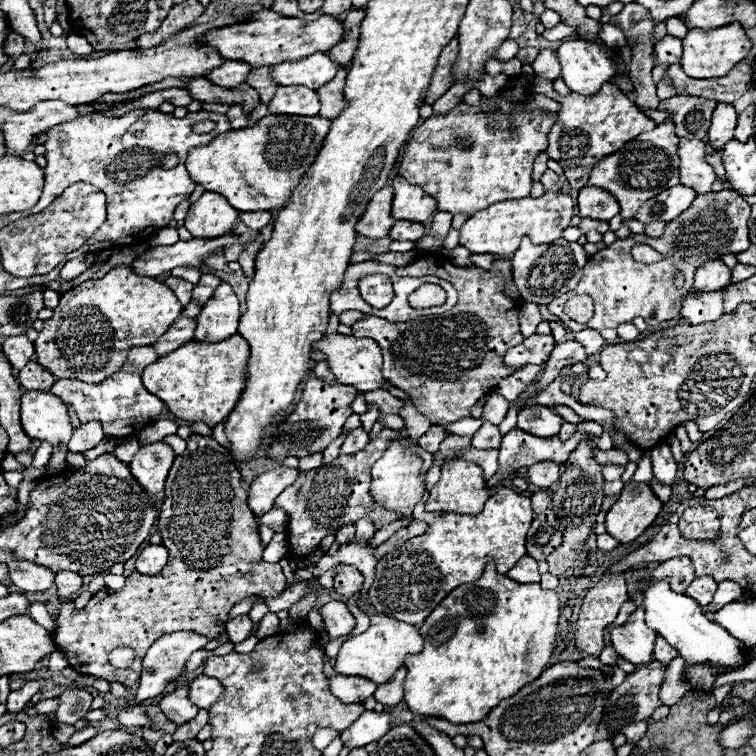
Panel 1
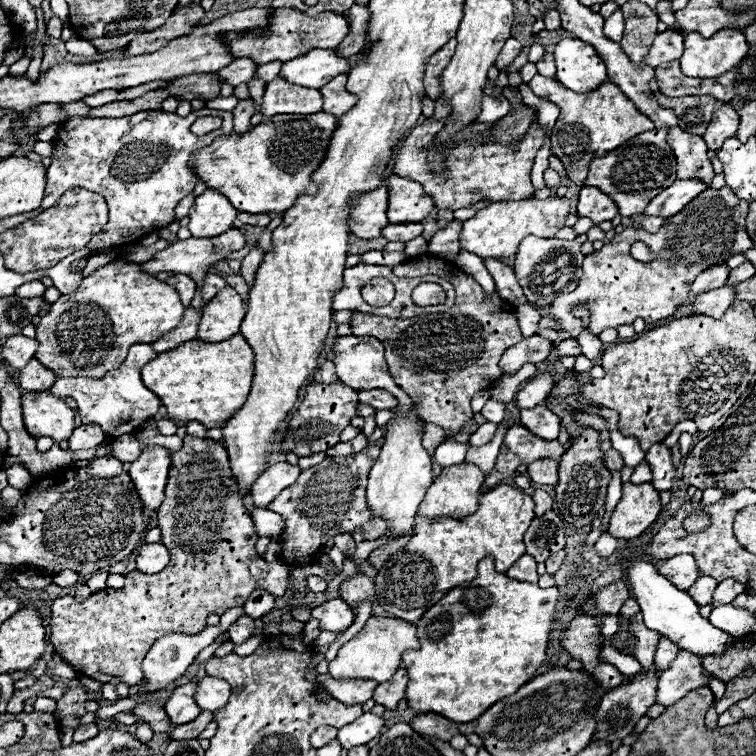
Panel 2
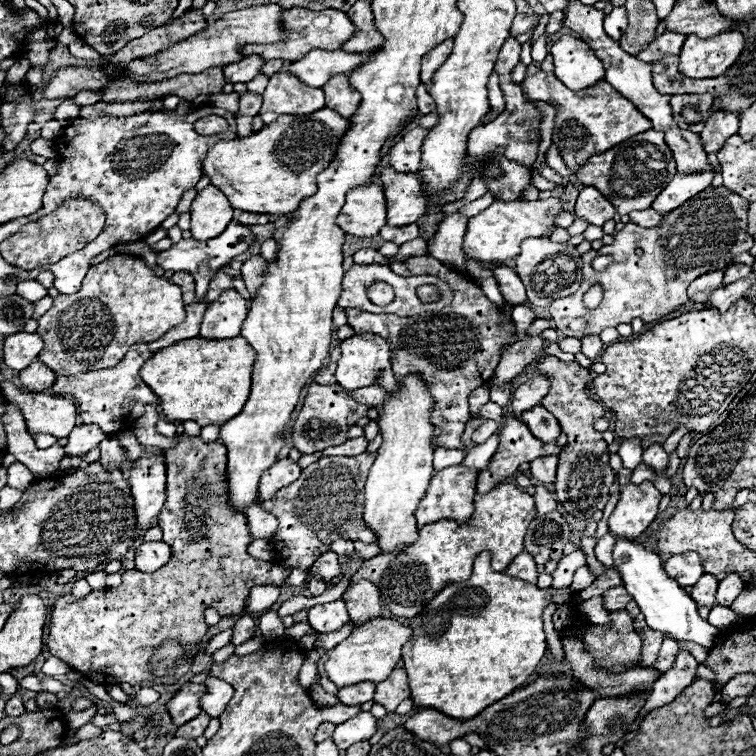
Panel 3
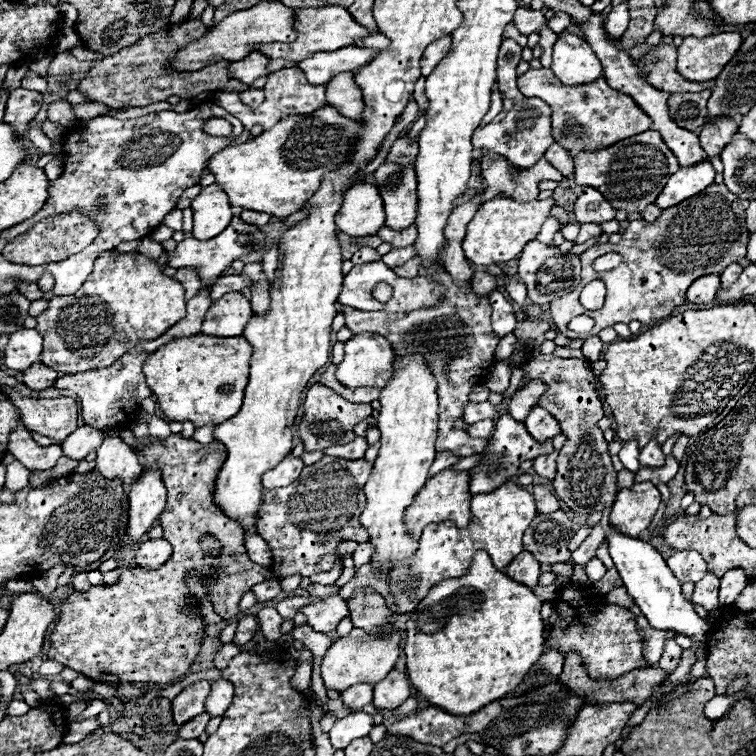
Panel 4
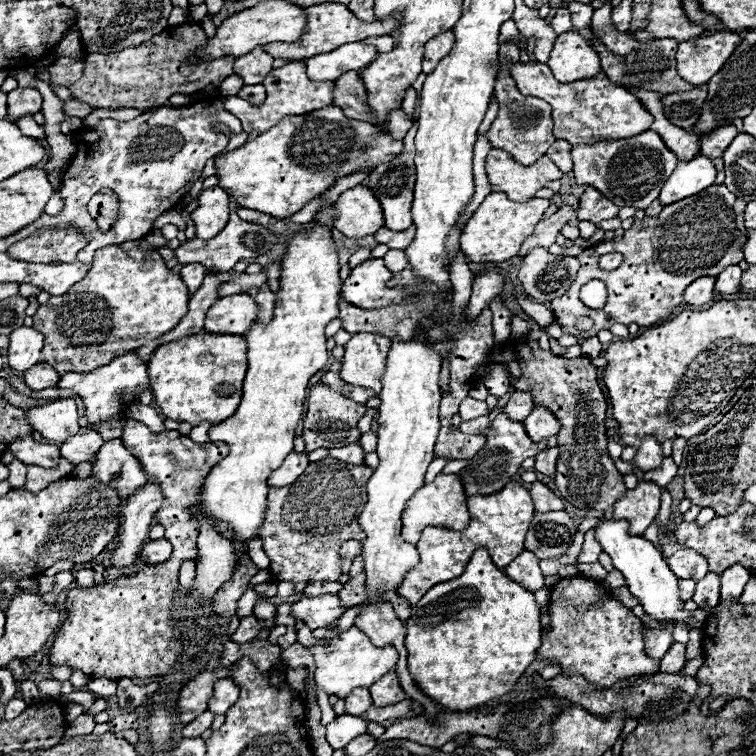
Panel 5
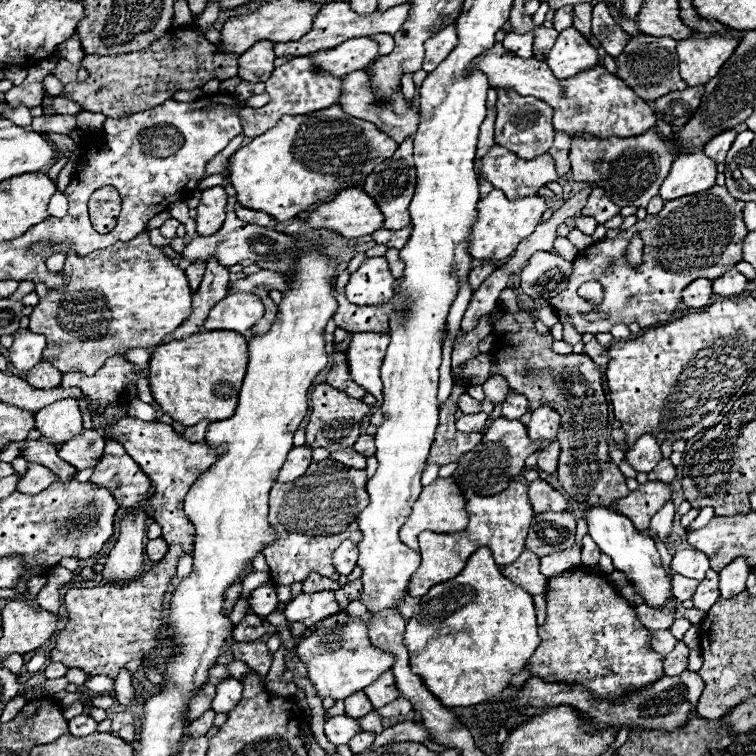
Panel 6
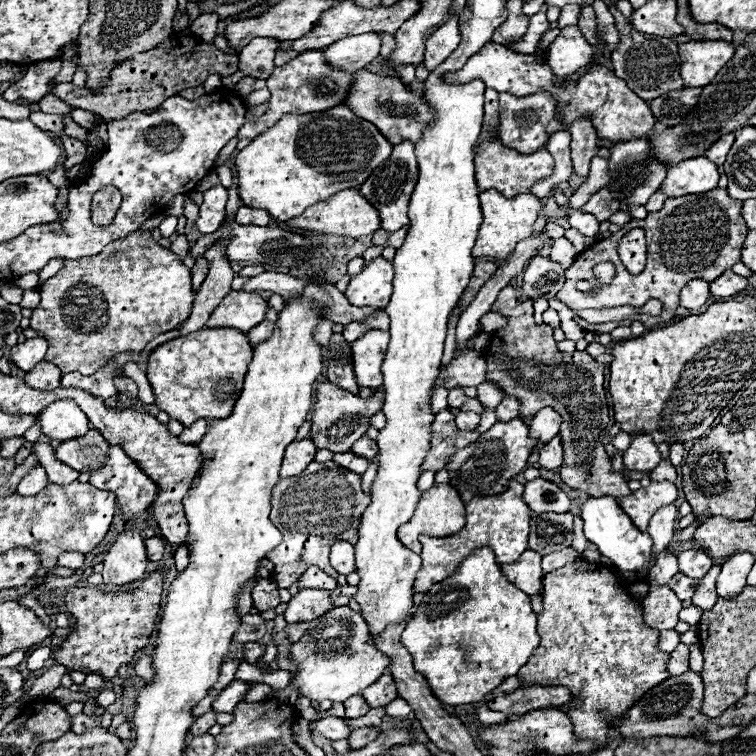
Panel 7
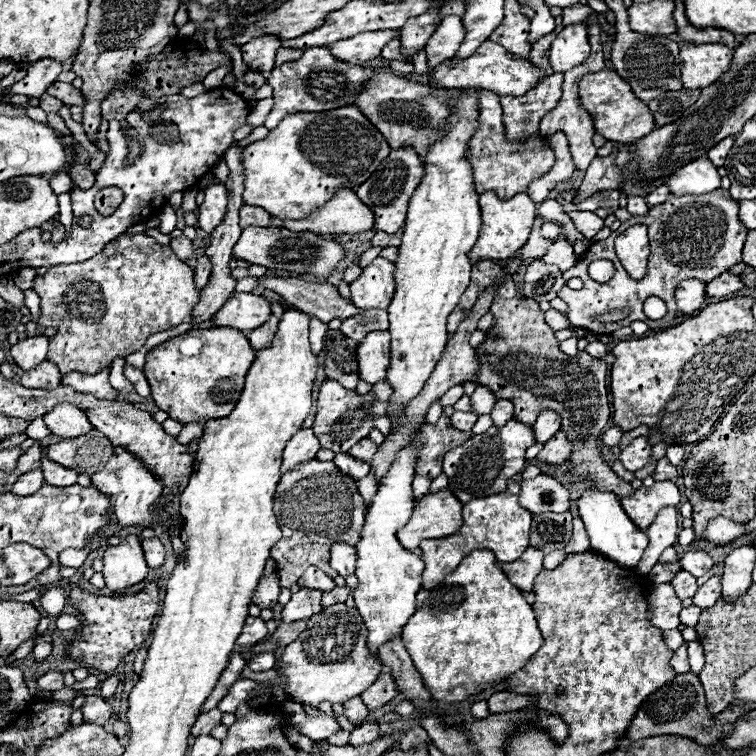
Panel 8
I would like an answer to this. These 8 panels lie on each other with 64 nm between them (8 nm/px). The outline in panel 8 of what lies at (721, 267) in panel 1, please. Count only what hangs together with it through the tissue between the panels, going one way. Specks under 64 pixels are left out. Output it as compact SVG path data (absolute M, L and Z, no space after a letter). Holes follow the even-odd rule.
M688 278L682 280L676 288L676 304L678 304L678 312L682 314L692 314L696 310L700 310L704 306L704 282Z

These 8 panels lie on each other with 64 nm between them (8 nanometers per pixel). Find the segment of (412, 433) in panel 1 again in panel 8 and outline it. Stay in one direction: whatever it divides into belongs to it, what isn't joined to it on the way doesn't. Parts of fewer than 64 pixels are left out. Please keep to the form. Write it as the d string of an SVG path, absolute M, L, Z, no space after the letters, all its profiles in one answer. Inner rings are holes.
M388 330L370 332L358 344L358 372L360 380L376 384L386 378L390 364L390 334Z

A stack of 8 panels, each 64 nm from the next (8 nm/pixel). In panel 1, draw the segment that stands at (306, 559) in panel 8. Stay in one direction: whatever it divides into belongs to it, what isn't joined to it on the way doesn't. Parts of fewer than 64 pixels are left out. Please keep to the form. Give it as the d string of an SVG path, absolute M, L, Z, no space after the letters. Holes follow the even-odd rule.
M384 428L378 438L370 440L368 448L362 452L356 452L352 456L338 456L330 466L320 466L308 472L300 472L296 482L288 486L274 502L274 506L280 506L288 514L288 556L294 560L302 560L308 556L308 552L320 544L320 540L334 530L338 530L344 524L356 524L360 518L370 518L376 530L388 526L396 520L394 512L384 512L384 508L376 508L372 504L370 496L370 468L372 464L384 454L384 448L390 440L400 436L396 430ZM328 470L328 472L326 472ZM346 472L346 474L334 474Z

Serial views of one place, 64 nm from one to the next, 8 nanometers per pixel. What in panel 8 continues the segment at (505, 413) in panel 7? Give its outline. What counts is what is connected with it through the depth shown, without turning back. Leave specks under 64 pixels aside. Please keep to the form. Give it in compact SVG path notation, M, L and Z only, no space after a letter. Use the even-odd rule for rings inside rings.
M498 400L490 412L494 426L504 426L508 420L514 418L514 406L510 400Z

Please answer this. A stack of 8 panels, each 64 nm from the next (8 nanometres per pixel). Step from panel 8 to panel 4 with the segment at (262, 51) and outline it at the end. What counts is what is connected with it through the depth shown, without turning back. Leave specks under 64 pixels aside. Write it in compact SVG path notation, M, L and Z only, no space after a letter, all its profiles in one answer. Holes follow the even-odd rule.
M250 52L244 60L238 60L238 62L232 62L230 64L230 78L236 78L244 84L252 84L254 80L262 78L268 74L266 66L268 66L270 58L262 56L262 52Z

